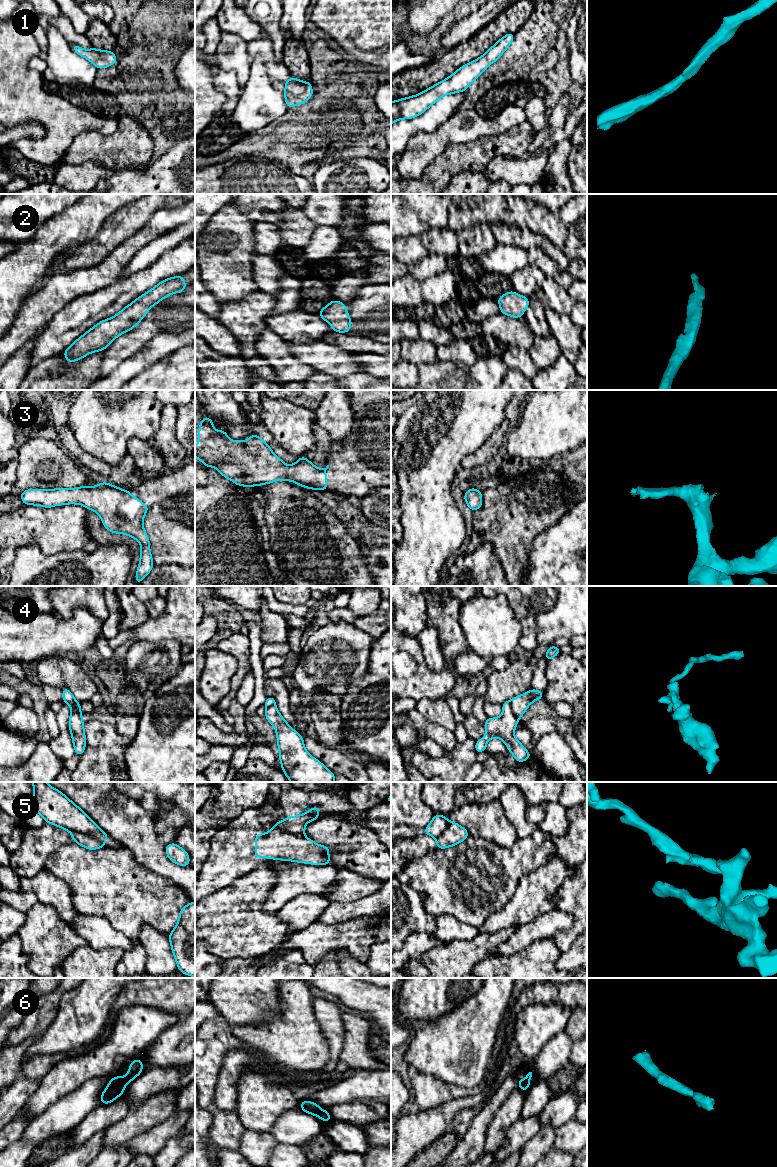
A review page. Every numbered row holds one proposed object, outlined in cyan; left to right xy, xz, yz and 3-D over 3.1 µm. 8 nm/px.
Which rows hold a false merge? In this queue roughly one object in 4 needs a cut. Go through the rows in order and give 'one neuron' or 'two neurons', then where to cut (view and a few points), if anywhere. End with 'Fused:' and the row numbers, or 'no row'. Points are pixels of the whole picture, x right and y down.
1: one neuron | no cut
2: one neuron | no cut
3: one neuron | no cut
4: two neurons | yz (510, 701), (512, 713), (517, 719)
5: two neurons | xy (71, 832), (88, 834), (99, 838), (103, 842)
6: one neuron | no cut
Fused: 4, 5

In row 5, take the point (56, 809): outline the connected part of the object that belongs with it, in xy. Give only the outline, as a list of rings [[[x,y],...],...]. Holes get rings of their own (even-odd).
[[[31,782],[34,788],[32,810],[39,813],[45,822],[71,833],[92,836],[105,842],[105,833],[87,814],[59,790],[46,782]]]

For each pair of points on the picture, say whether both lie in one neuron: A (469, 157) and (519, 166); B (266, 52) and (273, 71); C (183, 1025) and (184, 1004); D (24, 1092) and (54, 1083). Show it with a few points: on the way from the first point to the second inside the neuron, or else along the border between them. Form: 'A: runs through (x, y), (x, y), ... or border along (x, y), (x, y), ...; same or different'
A: border along (514, 157), (496, 156), (483, 172); different
B: runs through (270, 57), (273, 66); same
C: border along (184, 1015), (180, 1018); different
D: border along (39, 1081), (37, 1089), (23, 1108); different

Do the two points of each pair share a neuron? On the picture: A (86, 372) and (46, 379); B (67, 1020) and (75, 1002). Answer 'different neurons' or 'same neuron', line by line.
A: same neuron
B: same neuron

